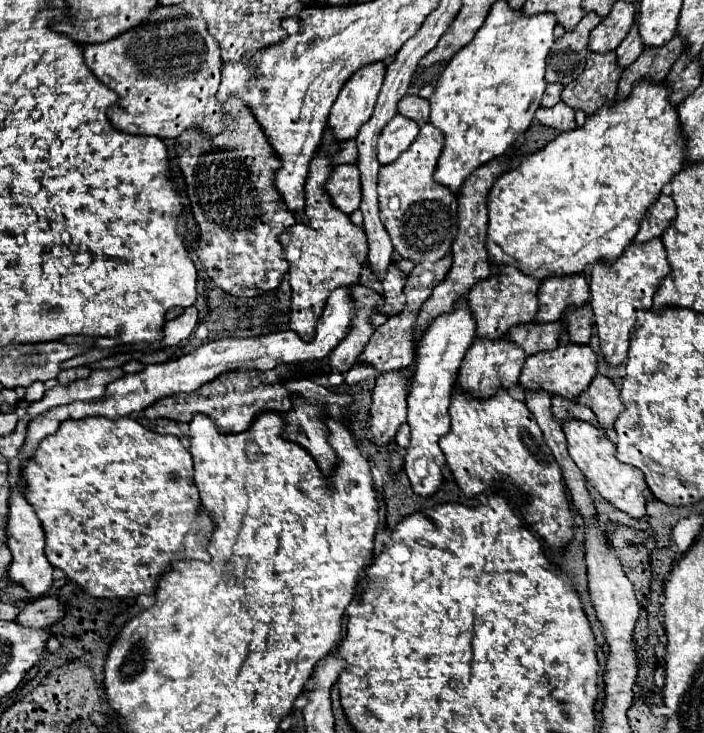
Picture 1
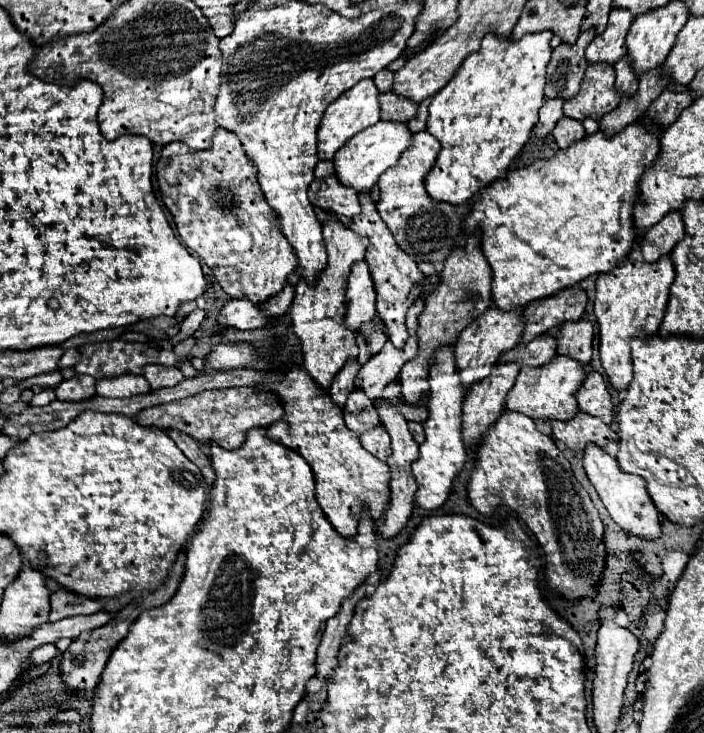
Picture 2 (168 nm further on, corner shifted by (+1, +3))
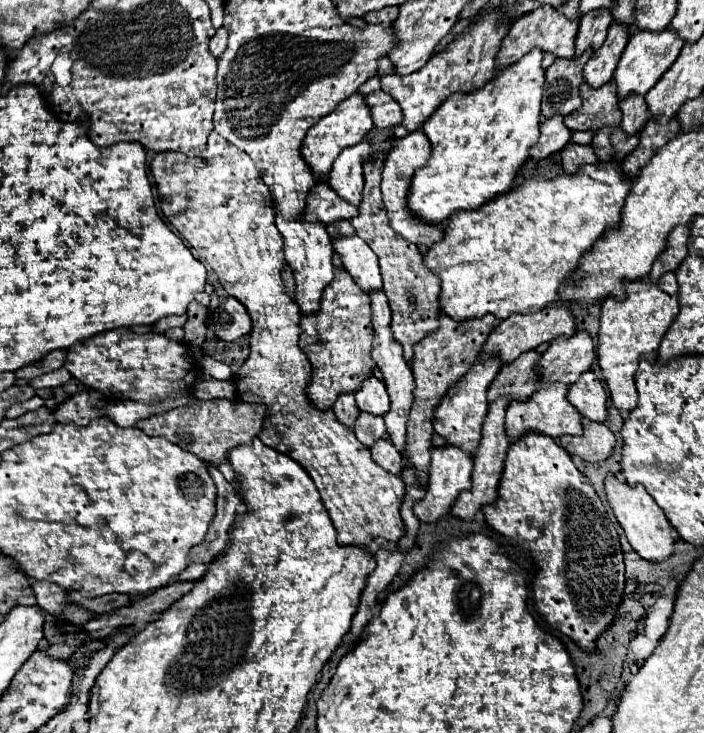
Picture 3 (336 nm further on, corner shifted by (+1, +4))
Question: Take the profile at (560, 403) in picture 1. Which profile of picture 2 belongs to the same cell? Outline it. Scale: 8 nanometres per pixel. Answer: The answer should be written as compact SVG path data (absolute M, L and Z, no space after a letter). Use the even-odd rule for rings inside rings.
M579 411L571 421L551 421L553 435L557 441L565 443L571 451L583 451L589 443L597 447L605 447L613 441L617 441L617 435L611 431L609 425L605 425L599 417L587 415Z

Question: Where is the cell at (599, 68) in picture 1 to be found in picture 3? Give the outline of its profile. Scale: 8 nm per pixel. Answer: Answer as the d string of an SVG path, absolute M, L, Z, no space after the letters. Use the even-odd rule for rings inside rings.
M615 80L603 84L601 88L591 88L587 82L583 82L581 100L581 108L565 118L565 126L569 130L599 130L601 126L621 124Z

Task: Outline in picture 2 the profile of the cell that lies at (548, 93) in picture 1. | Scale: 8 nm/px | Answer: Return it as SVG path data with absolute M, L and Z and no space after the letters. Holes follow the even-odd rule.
M547 99L539 111L539 121L533 129L535 137L543 139L547 135L551 135L553 127L557 125L557 121L563 117L563 101L561 99Z

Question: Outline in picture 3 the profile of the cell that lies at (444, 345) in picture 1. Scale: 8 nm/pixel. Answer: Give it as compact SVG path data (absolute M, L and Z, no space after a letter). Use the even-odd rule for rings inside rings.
M453 444L431 448L431 466L429 466L429 478L427 478L427 494L425 494L423 500L415 502L415 506L413 506L415 516L421 522L435 522L441 516L445 516L449 512L451 504L455 502L457 494L471 486L471 482L469 482L469 472L471 470L473 470L471 456L463 448L453 446Z

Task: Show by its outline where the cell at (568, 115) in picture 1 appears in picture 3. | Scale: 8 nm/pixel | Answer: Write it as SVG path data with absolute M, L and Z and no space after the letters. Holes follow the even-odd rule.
M567 142L563 146L563 150L561 150L561 162L563 162L563 170L571 174L573 170L577 170L579 164L593 164L593 162L597 162L597 156L595 156L591 146L581 146L581 144Z

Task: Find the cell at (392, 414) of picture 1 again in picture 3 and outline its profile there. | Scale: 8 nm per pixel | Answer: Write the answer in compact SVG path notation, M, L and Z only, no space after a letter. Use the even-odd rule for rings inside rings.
M379 438L373 446L371 446L371 454L373 454L373 460L383 466L385 470L393 472L393 474L399 474L401 468L403 468L403 458L401 454L395 450L395 446L387 440L387 438Z

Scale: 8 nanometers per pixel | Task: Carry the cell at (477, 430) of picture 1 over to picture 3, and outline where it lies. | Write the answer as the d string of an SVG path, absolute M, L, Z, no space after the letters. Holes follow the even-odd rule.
M525 432L509 444L497 498L495 502L483 506L483 514L489 526L527 548L537 560L539 572L533 582L533 598L539 614L545 616L553 628L573 638L583 650L593 650L593 638L597 638L597 634L613 622L613 610L617 610L617 602L621 602L621 590L625 588L625 566L617 530L611 530L603 502L581 470L573 464L571 456L551 436L541 432Z

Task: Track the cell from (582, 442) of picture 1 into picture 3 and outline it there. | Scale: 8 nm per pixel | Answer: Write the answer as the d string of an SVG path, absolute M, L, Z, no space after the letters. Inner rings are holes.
M607 474L605 476L605 494L607 494L607 502L609 502L617 522L621 524L629 544L641 558L655 562L655 560L665 560L669 554L673 554L673 542L679 536L673 530L673 526L669 524L669 520L665 518L665 514L661 512L661 508L653 502L653 498L647 494L647 490L641 484L631 486L627 482L621 482L615 474Z

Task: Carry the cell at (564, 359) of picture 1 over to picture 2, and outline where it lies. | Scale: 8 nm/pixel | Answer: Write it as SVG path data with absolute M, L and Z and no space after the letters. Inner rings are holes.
M555 355L551 363L537 367L537 369L523 367L517 377L515 387L507 395L505 409L523 413L531 419L543 419L543 421L573 419L573 415L579 411L577 401L575 401L575 391L581 387L585 375L587 375L587 367L583 367L581 363L565 355Z

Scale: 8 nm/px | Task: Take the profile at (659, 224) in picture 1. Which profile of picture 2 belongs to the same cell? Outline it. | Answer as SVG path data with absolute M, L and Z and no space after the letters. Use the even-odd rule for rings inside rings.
M673 211L665 215L657 225L653 225L647 231L645 241L641 241L643 259L647 263L655 263L655 259L659 259L661 255L669 255L673 247L683 239L683 235L685 235L685 227L681 213Z

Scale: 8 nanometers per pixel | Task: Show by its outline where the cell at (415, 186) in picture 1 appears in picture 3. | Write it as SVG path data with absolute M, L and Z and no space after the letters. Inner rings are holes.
M415 130L411 134L407 134L405 138L397 140L397 146L393 146L393 150L389 150L385 164L383 164L383 178L381 178L381 192L383 192L383 202L389 214L389 222L393 226L393 230L397 234L401 234L407 242L415 244L423 254L443 238L445 230L441 224L433 224L433 222L425 222L421 218L417 218L415 214L409 212L407 206L407 194L409 194L409 186L411 186L411 178L415 174L417 168L425 166L427 160L431 158L431 144L427 140L427 136L421 130Z

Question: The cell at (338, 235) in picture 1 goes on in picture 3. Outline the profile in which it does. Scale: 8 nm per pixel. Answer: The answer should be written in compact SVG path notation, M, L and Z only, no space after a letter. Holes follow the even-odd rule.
M335 268L333 282L323 290L321 308L313 314L301 316L301 336L299 348L305 352L313 366L311 386L307 386L309 400L317 408L331 408L337 394L349 390L355 392L357 386L371 374L373 360L369 358L371 330L369 330L371 300L367 294L361 294L361 288L353 282L351 274L345 268Z

